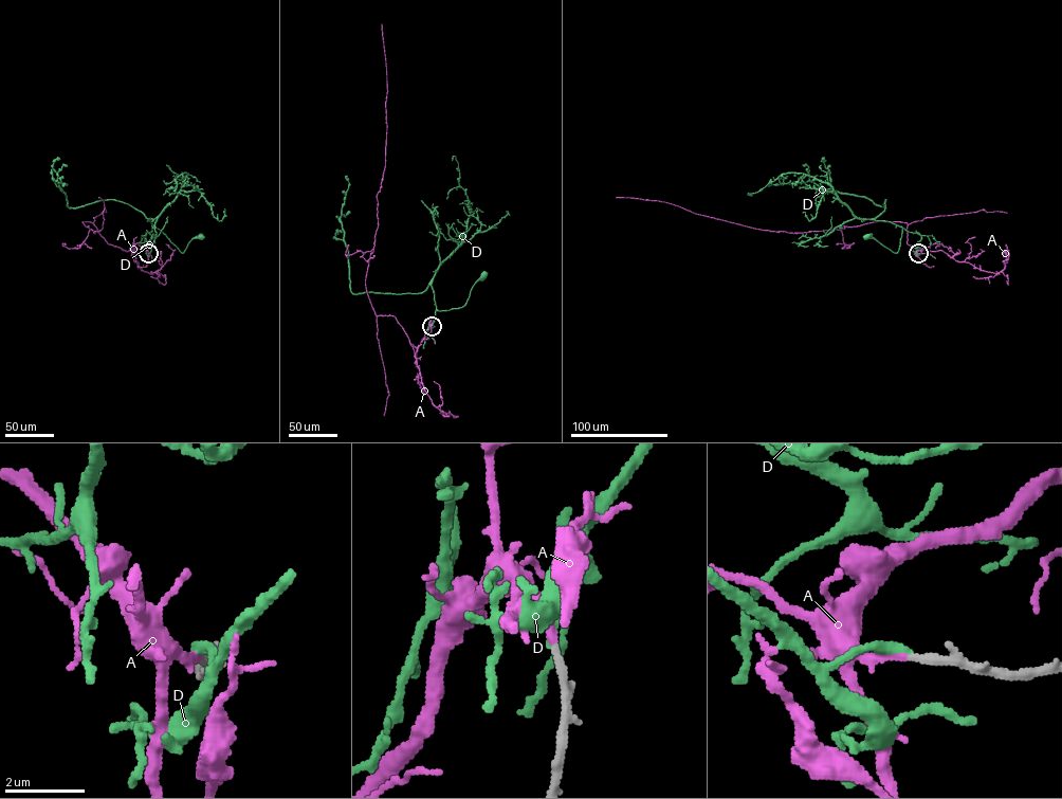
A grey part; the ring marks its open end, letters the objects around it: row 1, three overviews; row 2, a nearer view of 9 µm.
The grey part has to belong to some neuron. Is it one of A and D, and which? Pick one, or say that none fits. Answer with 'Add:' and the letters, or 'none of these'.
Add: A

